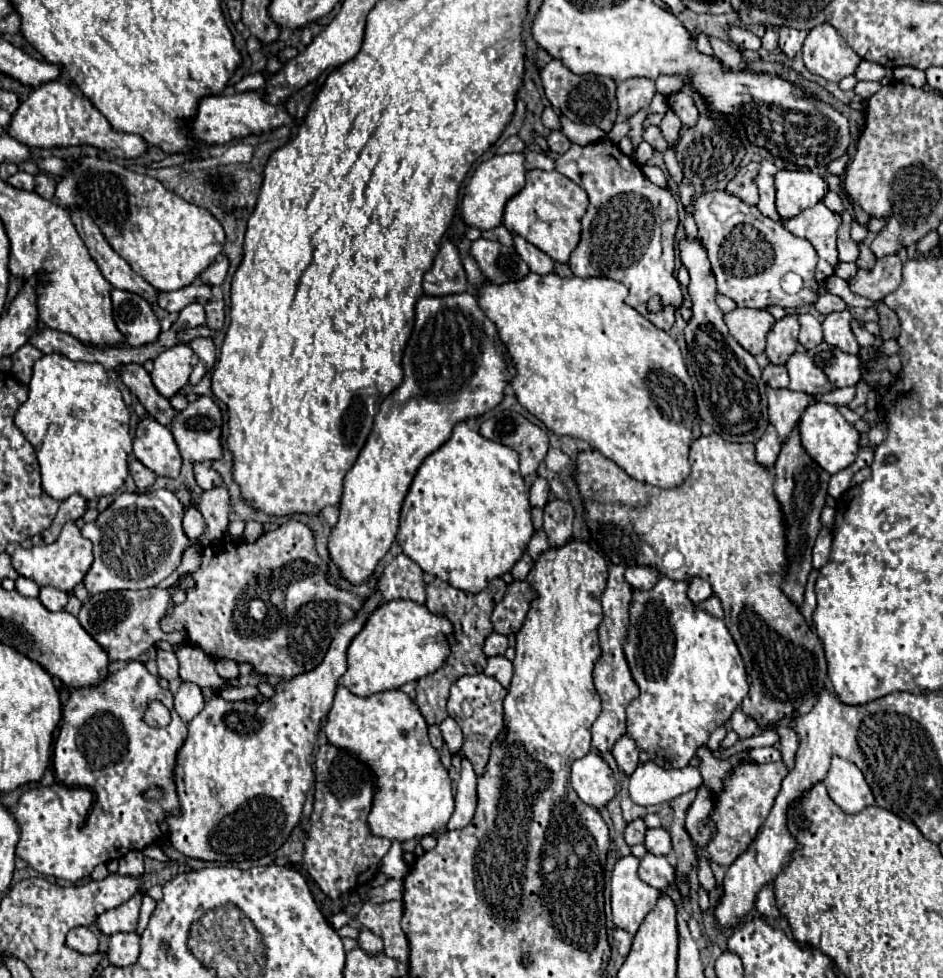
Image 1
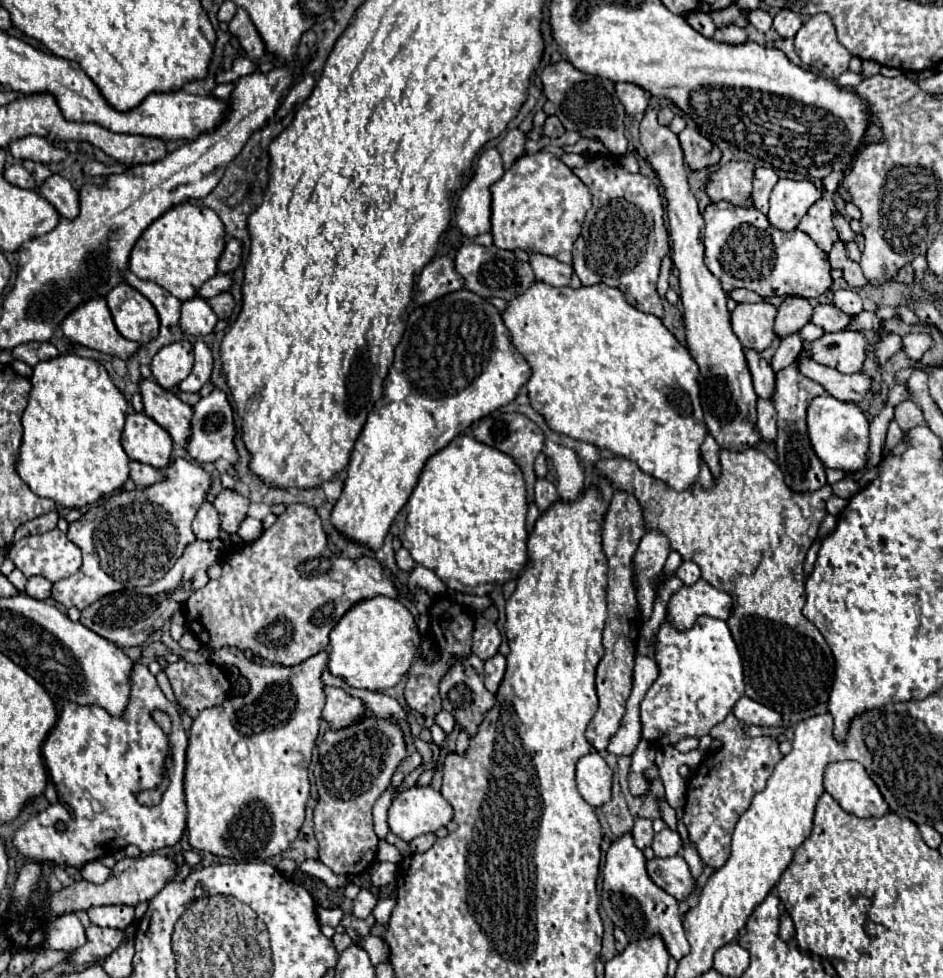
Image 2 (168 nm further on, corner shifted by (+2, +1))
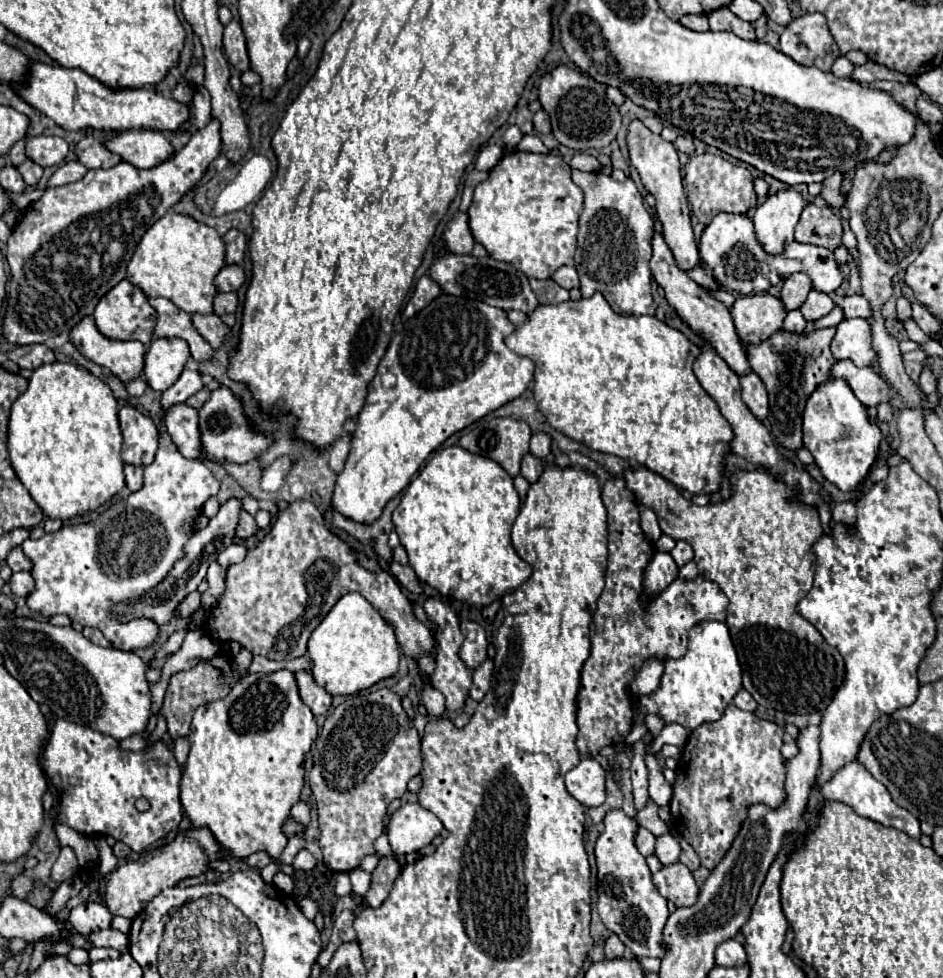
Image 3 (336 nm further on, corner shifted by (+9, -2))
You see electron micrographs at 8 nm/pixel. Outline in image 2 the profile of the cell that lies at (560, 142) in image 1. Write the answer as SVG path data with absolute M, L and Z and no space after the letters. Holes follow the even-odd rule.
M555 115L547 117L547 121L543 125L543 135L547 135L547 137L561 137L563 133L565 133L565 129L563 129L561 121Z

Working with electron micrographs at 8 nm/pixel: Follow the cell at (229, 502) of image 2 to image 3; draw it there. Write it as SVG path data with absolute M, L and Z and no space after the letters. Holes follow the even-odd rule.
M240 510L240 522L238 522L238 528L236 528L236 536L246 540L246 538L254 536L256 530L258 530L256 522L254 522L254 530L252 530L252 516L246 510Z

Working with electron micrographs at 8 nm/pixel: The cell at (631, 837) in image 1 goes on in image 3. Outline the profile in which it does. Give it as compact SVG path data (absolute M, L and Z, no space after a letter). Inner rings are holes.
M640 826L640 828L636 830L634 842L636 842L636 848L640 850L640 854L644 854L644 856L654 854L654 840L656 840L656 836L654 836L652 832L648 832L646 828Z

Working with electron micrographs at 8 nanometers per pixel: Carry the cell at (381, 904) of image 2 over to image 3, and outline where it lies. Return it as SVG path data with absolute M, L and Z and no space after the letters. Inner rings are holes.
M382 858L380 864L376 866L376 870L372 872L372 886L366 894L366 902L372 906L372 908L380 908L384 904L384 900L388 898L396 878L400 872L400 864L392 858Z

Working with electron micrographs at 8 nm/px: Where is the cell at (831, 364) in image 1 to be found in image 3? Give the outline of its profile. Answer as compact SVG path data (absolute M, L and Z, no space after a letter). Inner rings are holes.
M864 318L842 320L832 340L836 360L852 360L856 366L872 366L874 350L870 346L870 322Z

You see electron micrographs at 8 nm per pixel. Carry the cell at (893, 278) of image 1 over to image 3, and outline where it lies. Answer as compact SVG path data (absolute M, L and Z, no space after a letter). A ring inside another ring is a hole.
M808 204L796 226L796 242L836 250L842 244L842 222L830 208Z

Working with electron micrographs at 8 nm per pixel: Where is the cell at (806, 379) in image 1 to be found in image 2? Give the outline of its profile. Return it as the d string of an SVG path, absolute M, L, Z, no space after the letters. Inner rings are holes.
M801 359L799 361L799 369L803 371L803 375L807 375L809 379L821 383L825 387L825 391L841 401L853 401L853 403L861 403L865 399L865 395L869 393L871 387L871 377L863 371L845 375L833 367L821 365L813 359Z

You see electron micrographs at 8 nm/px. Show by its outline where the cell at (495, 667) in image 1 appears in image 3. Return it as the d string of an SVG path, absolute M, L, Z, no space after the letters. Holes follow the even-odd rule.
M488 658L486 662L482 662L476 670L474 670L474 684L470 688L470 698L472 700L482 700L484 694L490 688L490 678L492 678L492 660Z

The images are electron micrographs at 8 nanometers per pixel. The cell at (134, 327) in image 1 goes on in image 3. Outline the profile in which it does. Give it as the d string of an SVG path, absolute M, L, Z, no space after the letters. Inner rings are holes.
M122 280L98 302L98 306L94 310L94 320L96 320L98 330L108 338L138 340L144 346L148 346L152 342L152 334L154 334L154 326L156 326L156 312L148 304L148 298L136 286L132 286L128 280Z

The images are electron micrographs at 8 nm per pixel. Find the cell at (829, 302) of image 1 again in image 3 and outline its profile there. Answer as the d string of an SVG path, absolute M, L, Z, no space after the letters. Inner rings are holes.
M844 296L838 306L842 308L844 312L844 318L870 318L872 312L870 312L870 304L864 296Z

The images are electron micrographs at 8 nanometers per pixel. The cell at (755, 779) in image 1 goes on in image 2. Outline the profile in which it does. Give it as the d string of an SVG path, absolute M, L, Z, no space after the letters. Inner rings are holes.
M729 713L723 723L715 725L709 735L721 741L721 747L717 751L709 751L695 769L693 777L687 779L683 823L687 825L689 837L703 863L719 869L729 859L731 835L739 815L743 815L749 807L753 795L765 789L767 779L783 755L775 737L747 737L745 725L733 713Z

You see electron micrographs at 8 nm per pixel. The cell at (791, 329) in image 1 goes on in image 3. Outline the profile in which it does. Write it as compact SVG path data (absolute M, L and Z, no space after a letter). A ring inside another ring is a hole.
M796 272L790 278L786 278L784 286L782 286L782 294L780 294L784 310L786 312L788 310L800 310L808 292L810 292L810 278L806 274Z

